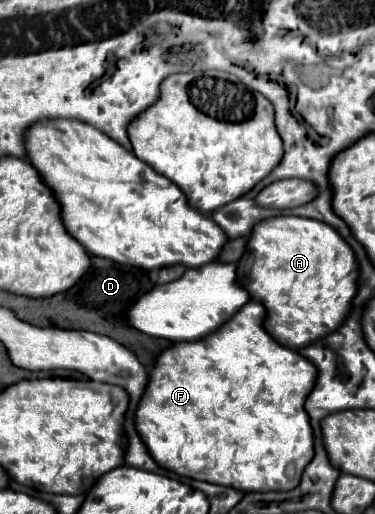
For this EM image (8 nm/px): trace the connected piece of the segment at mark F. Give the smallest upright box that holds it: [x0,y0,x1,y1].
[136,301,318,493]

